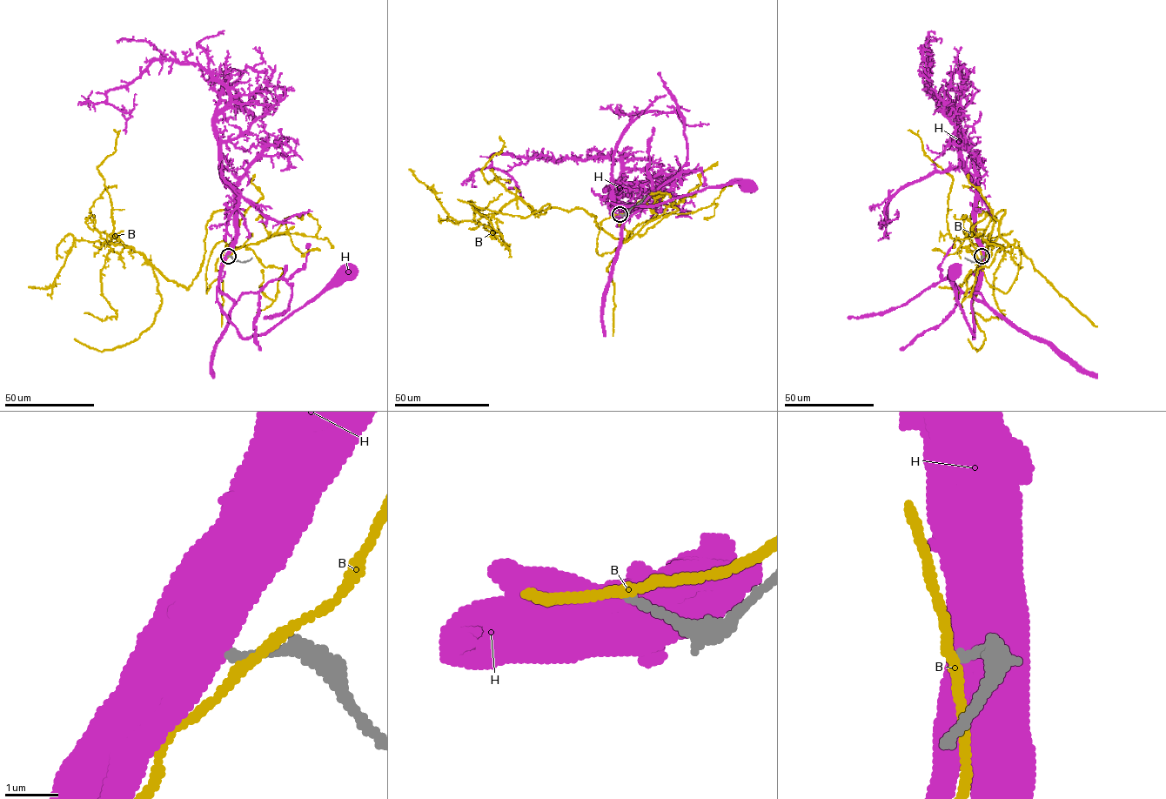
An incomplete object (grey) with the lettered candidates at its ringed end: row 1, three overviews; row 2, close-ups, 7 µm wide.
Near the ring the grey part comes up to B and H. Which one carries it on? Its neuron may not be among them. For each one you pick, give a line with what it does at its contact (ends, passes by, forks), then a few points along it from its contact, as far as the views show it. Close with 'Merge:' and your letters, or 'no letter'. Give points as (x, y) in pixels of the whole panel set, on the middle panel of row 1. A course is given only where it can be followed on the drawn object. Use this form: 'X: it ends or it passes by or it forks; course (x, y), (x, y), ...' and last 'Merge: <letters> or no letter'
Merge: no letter

